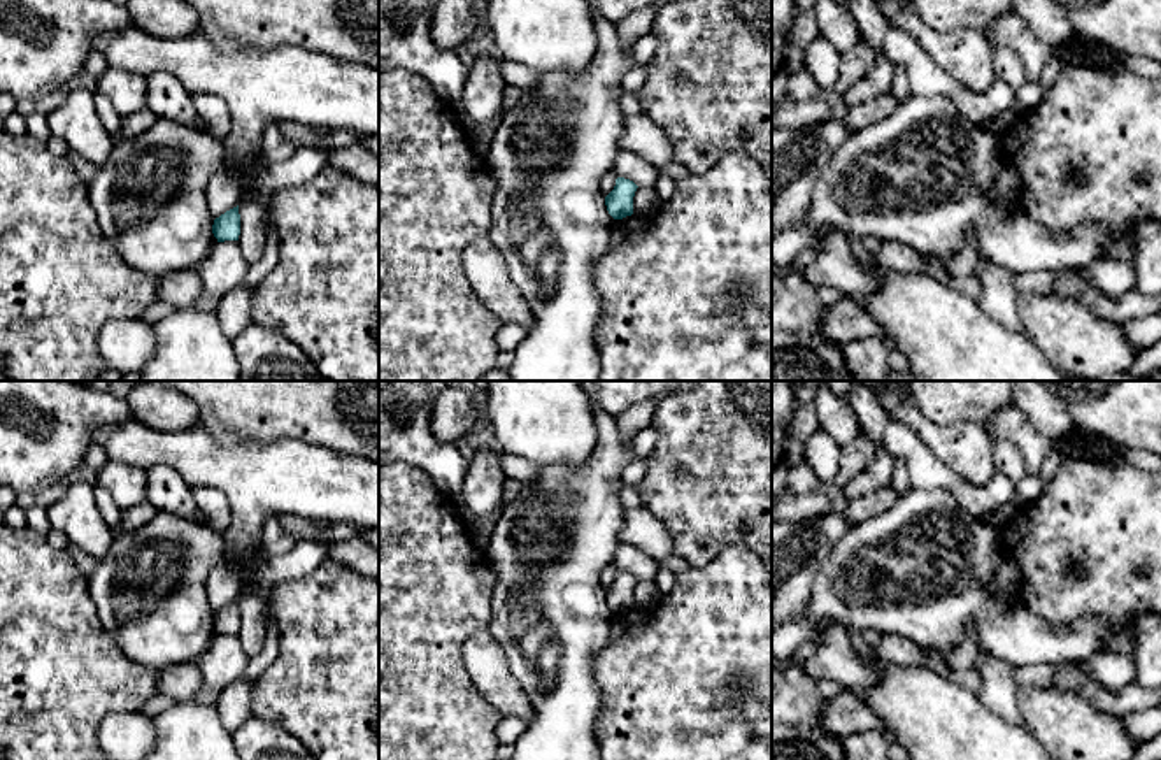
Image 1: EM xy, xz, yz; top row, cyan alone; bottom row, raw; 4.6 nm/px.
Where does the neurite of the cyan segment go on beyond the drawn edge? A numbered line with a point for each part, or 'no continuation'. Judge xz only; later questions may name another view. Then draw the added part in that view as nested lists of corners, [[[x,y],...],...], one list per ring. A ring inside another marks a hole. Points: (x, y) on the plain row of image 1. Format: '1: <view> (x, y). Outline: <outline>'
no continuation

